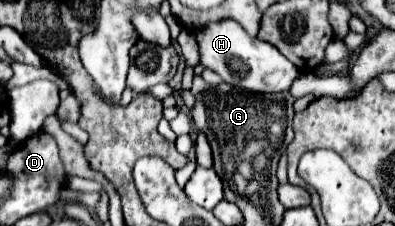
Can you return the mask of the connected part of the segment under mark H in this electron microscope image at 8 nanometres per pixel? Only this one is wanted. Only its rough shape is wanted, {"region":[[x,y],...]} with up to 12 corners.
{"region":[[236,20],[196,30],[200,64],[258,94],[284,92],[298,68]]}

